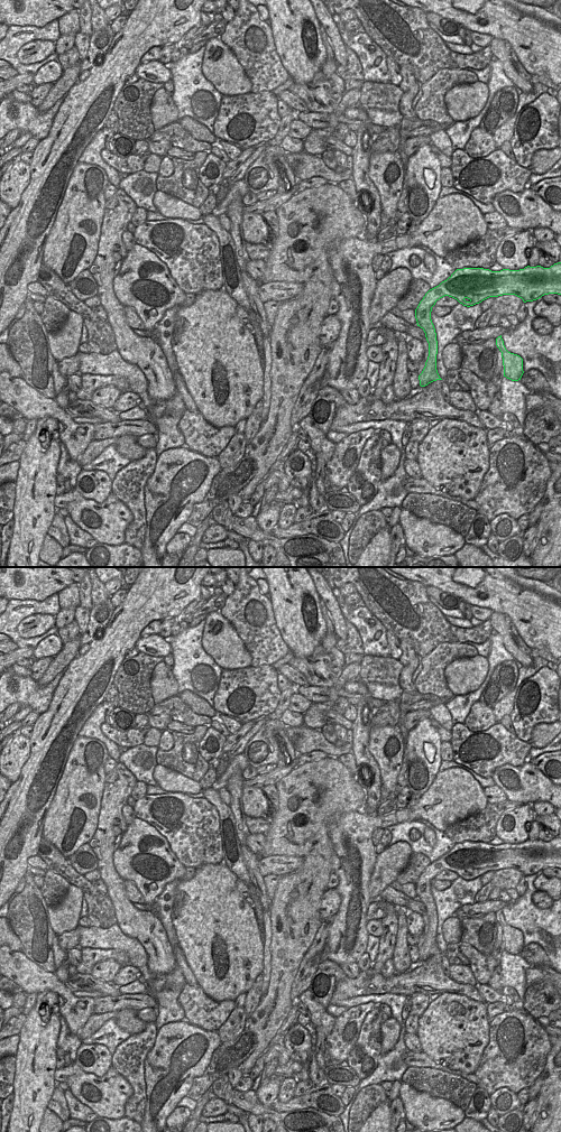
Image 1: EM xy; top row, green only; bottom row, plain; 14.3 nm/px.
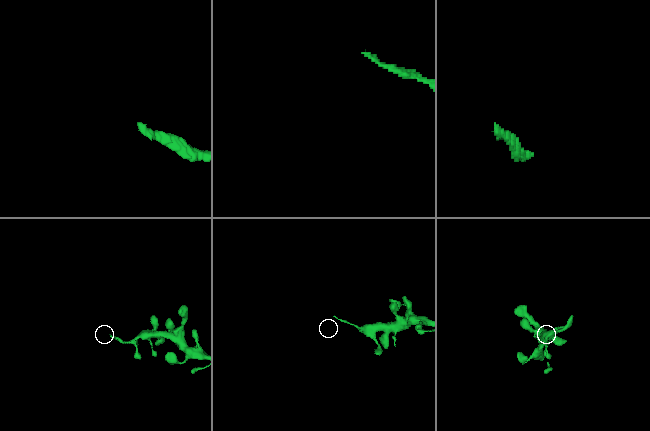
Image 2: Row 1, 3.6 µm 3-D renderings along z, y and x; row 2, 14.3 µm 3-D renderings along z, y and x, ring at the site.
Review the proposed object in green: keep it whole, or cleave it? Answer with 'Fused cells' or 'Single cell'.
Single cell.

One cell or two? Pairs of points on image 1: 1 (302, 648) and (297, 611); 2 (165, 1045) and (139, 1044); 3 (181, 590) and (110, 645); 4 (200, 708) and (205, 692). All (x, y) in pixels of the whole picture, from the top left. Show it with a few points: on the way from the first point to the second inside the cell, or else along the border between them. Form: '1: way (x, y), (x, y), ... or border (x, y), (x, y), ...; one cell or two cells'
1: way (302, 639), (300, 620); one cell
2: border (157, 1030), (155, 1042), (145, 1058), (144, 1069); two cells
3: way (163, 592), (128, 627); one cell
4: border (177, 693), (191, 690), (212, 707); two cells

